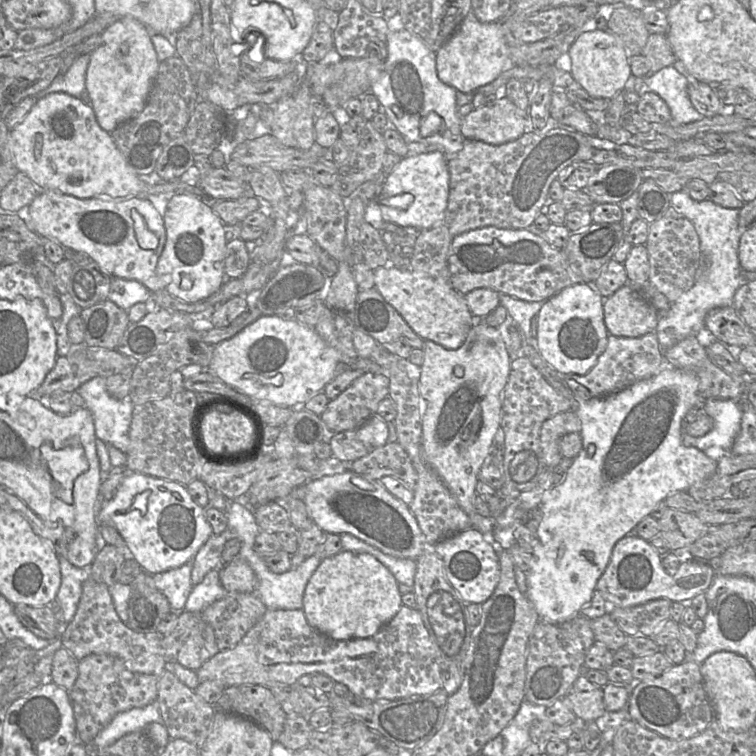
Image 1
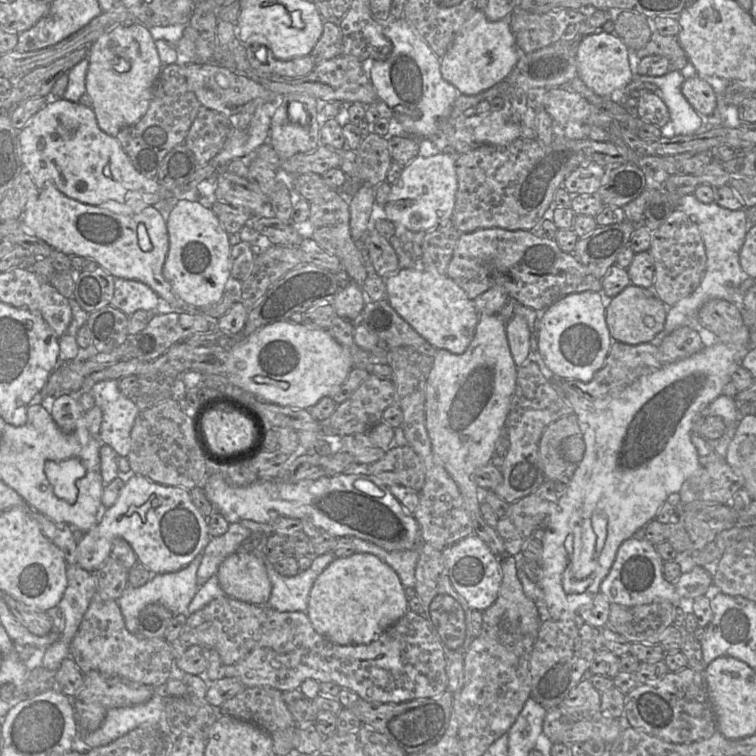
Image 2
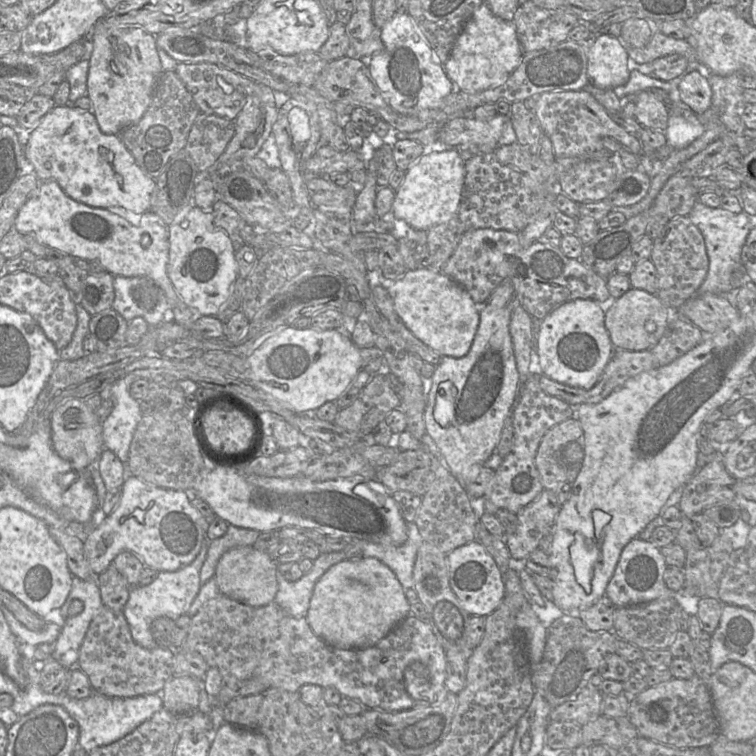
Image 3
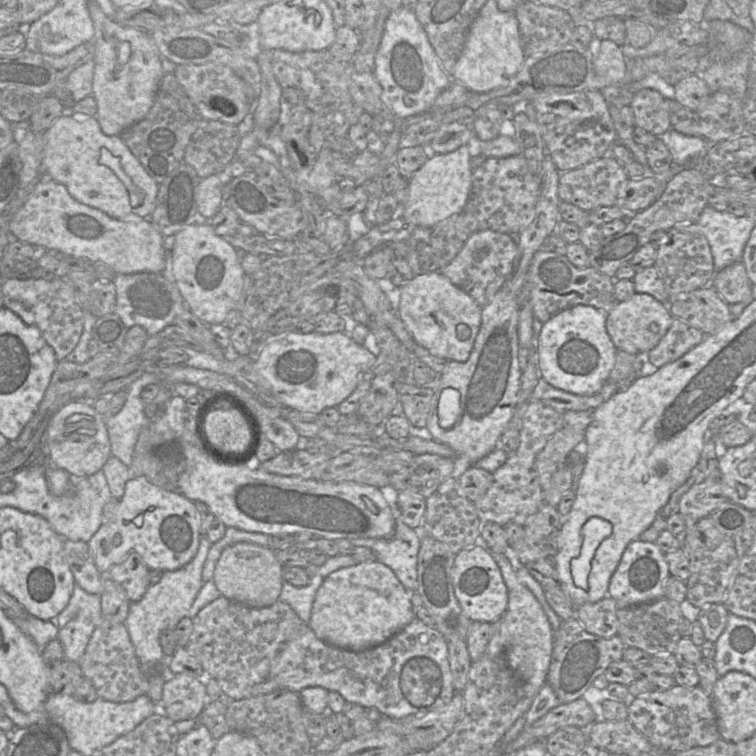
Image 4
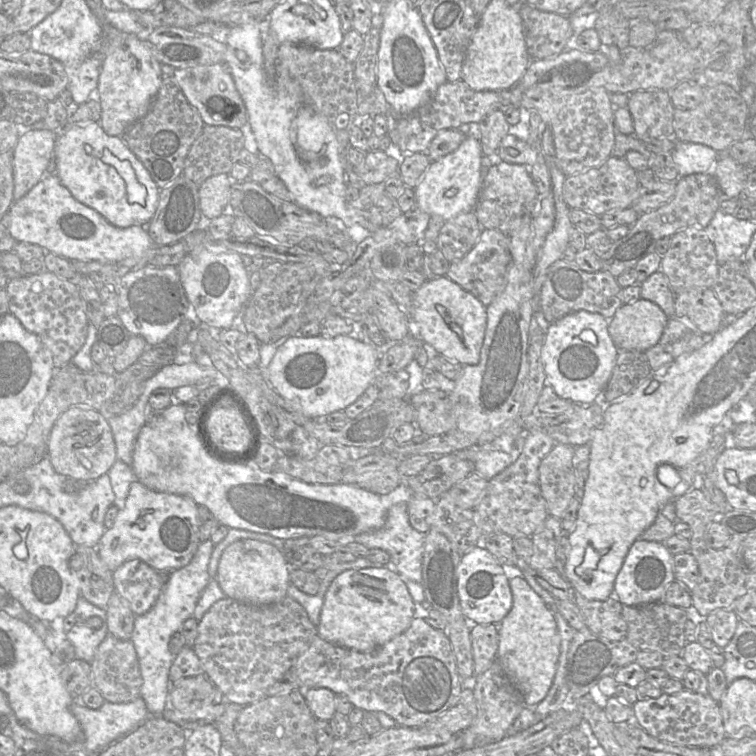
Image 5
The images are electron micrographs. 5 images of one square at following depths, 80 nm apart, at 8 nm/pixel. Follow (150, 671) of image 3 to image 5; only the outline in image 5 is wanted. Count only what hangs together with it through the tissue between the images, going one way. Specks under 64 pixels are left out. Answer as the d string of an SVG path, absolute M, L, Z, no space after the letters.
M108 632L90 662L93 686L110 703L128 703L140 696L142 677L133 642L116 638Z

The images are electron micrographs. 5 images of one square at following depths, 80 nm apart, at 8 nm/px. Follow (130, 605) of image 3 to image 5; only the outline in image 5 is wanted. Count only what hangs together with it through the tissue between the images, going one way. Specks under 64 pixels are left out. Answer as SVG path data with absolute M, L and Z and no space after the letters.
M210 540L200 542L193 559L186 566L170 573L154 606L145 614L135 616L131 641L138 657L142 686L140 696L144 699L150 715L162 715L169 705L169 672L174 657L168 644L173 633L180 631L183 623L193 616L198 600L211 580L208 564L214 544Z

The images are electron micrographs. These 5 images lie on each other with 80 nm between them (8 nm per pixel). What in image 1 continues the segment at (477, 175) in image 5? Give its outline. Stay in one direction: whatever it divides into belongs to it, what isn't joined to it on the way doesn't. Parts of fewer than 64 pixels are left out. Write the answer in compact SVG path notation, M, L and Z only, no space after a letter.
M441 151L403 157L392 173L386 176L377 197L383 220L401 227L413 227L418 231L444 224L450 182L447 163L448 159Z

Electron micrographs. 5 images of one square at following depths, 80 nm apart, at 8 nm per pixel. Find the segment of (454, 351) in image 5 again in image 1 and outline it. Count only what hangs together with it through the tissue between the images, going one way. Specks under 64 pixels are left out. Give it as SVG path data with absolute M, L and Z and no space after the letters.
M389 265L373 271L375 288L423 340L433 341L450 350L456 350L464 343L475 318L464 295L455 290L451 283L424 272Z

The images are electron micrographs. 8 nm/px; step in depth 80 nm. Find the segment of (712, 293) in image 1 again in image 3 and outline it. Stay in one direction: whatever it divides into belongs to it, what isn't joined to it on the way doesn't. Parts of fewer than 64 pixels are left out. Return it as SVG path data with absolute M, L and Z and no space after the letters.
M697 200L688 217L702 233L709 258L708 273L695 295L705 293L727 295L732 290L732 275L737 270L742 270L742 248L752 229L754 216L745 211L736 214L721 207L711 208Z

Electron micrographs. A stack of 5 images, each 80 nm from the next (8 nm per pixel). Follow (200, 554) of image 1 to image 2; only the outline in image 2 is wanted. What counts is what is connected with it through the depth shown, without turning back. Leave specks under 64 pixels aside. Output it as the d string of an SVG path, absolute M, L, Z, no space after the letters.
M240 522L229 523L226 533L217 537L210 537L203 550L203 557L197 571L198 587L217 574L222 561L236 552L241 543L252 535L251 531Z

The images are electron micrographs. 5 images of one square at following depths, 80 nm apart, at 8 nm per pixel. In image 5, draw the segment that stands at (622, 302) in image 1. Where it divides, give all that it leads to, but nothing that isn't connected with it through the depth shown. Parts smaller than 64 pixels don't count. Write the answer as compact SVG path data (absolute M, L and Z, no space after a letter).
M641 298L634 303L623 304L608 321L608 331L619 350L644 353L659 342L669 319L657 304Z

